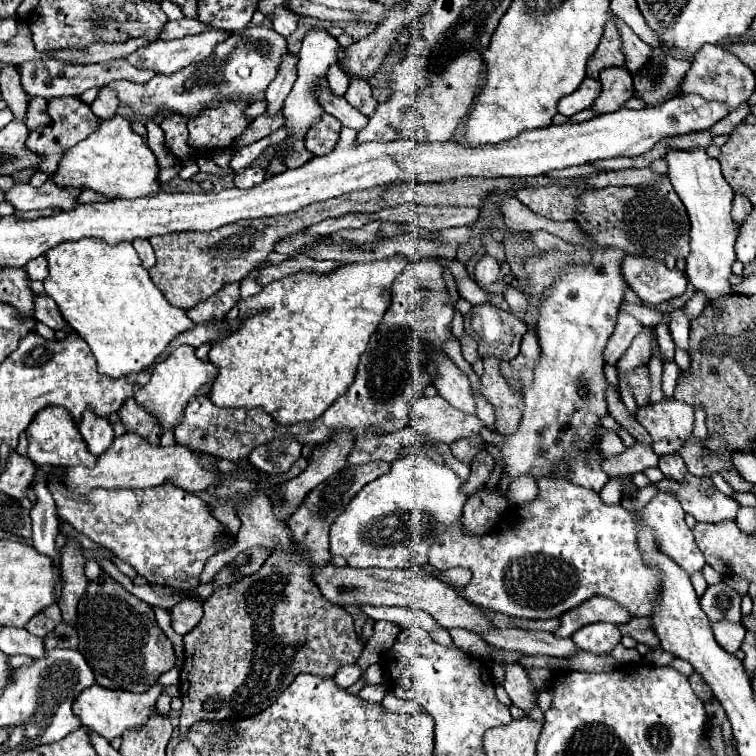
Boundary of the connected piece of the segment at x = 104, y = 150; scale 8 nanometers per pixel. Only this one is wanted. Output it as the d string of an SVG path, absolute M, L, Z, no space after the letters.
M114 115L110 119L100 119L98 127L96 127L96 131L92 135L88 135L84 141L76 143L74 147L68 147L62 153L62 159L60 159L58 169L56 169L56 173L54 173L52 179L54 179L54 183L58 187L64 187L64 189L84 187L84 189L92 189L96 193L102 193L106 197L136 199L136 197L142 197L142 195L154 195L154 193L158 193L160 185L158 185L156 177L158 177L158 163L156 163L154 153L144 145L142 137L136 135L130 129L128 119L124 119L120 115Z

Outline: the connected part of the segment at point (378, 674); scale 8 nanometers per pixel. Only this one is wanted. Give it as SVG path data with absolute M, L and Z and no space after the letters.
M378 663L368 667L368 671L364 673L364 679L368 683L386 683L386 675L384 675L384 671L382 671L382 667Z

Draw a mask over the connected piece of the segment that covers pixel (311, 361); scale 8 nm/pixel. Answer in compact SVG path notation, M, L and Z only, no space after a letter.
M388 259L348 263L326 277L296 273L240 301L238 329L210 349L218 377L208 399L216 407L262 407L280 425L318 419L352 385L360 355L388 309L392 283L406 265L408 259Z

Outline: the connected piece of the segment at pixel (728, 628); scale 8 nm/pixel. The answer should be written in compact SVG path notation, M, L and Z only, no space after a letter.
M718 621L712 623L716 641L722 649L726 649L728 653L736 653L744 641L744 625L742 623L728 623L728 621Z

